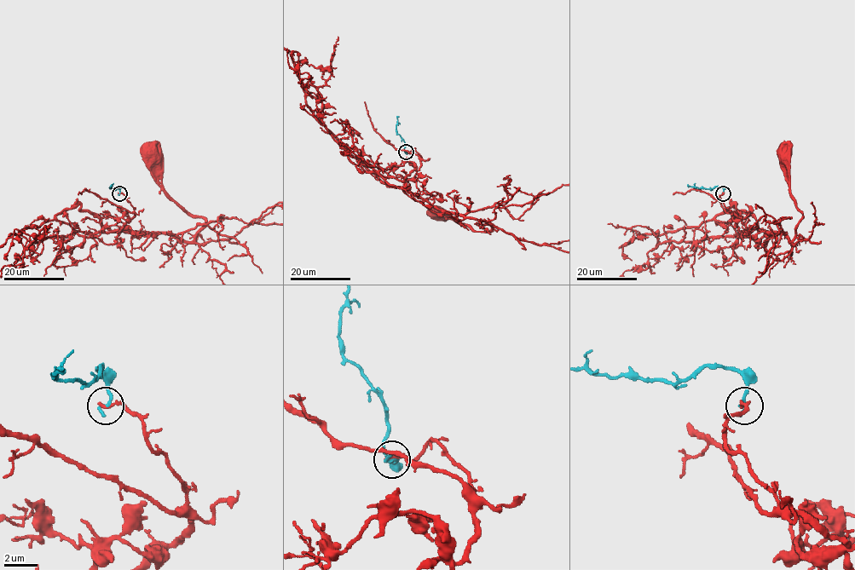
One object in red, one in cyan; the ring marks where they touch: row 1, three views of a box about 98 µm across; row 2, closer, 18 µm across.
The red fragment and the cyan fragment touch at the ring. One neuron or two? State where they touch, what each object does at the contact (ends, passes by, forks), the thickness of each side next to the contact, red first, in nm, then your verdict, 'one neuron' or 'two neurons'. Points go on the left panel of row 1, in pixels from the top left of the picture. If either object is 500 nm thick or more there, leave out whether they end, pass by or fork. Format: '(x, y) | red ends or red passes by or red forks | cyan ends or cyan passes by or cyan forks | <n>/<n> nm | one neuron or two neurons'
(119, 193) | red ends | cyan ends | 190/240 nm | two neurons

